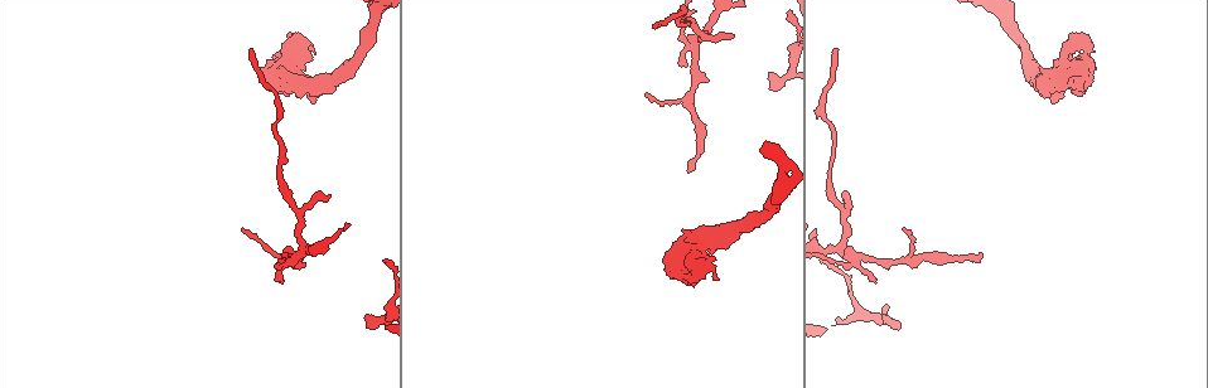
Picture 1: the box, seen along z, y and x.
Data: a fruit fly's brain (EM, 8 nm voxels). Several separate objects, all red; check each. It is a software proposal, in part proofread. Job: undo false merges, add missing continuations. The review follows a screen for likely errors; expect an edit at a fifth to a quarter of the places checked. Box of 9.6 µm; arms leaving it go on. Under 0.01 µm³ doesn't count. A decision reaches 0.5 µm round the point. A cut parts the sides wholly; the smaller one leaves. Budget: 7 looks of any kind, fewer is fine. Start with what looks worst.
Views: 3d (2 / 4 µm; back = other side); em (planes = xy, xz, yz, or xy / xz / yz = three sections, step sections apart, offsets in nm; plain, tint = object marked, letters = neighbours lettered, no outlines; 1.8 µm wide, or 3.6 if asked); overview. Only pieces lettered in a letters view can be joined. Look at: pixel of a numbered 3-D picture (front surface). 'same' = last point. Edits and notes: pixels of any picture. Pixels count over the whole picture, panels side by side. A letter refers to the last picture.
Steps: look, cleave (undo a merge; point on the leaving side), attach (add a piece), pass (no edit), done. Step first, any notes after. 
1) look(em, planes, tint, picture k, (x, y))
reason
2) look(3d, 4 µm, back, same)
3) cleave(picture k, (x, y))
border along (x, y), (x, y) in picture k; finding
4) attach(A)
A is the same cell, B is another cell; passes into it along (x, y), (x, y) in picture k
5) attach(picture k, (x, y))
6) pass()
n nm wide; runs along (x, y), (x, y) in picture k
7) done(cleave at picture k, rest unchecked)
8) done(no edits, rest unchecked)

look(em, yz, step 4, tint, picture 1, (366, 325))
free end

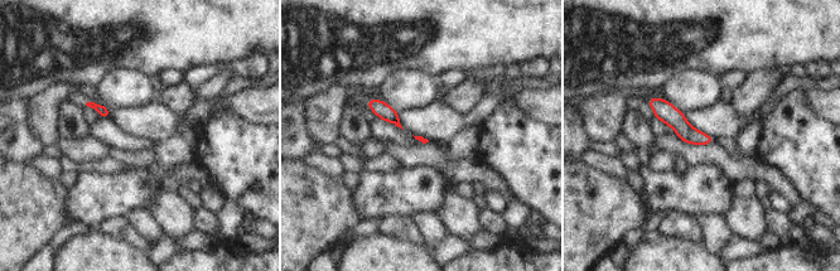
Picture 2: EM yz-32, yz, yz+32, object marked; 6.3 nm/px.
look(em, yz, step 4, letters, same)

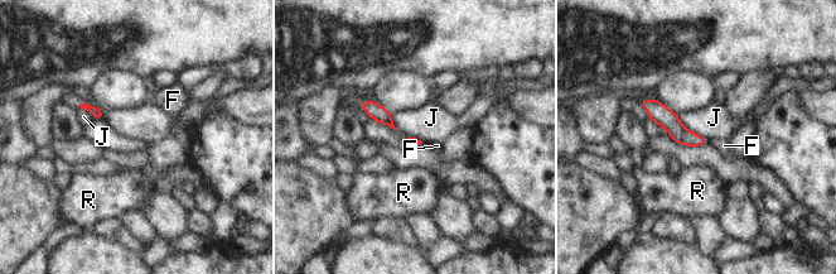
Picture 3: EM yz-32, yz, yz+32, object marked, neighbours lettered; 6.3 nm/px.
pass()
J touches over 260 nm; F, J and R are other cells; runs along (646, 102), (684, 136), (702, 140) in picture 3; no lettered piece goes on from it

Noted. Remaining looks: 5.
look(em, yz, step 4, tint, picture 1, (980, 253))
thin end

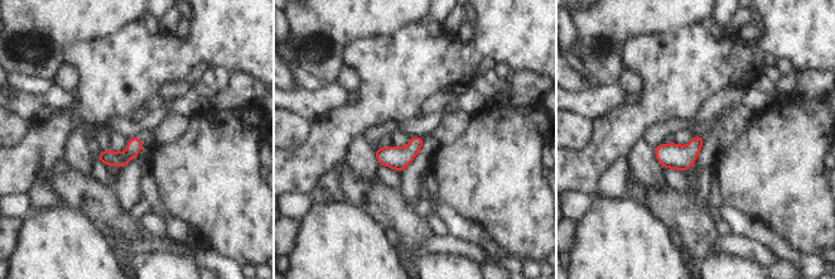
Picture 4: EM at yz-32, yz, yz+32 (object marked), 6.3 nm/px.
look(em, planes, letters, same)

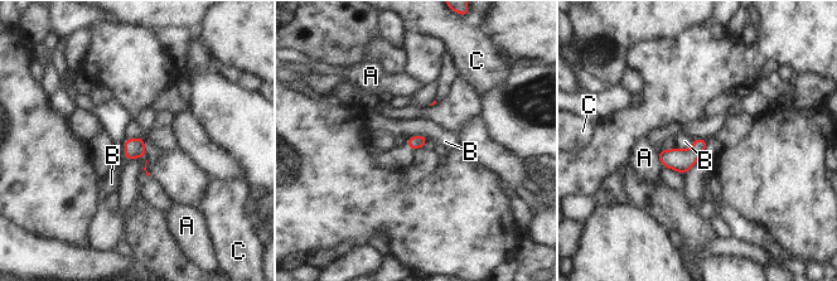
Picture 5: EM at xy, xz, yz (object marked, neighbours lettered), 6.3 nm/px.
pass()
A, B and C are other cells; border along (695, 139), (688, 148), (676, 148) in picture 5; none of them fits

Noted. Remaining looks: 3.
look(em, xz, step 8, letters, picture 1, (903, 227))
free end

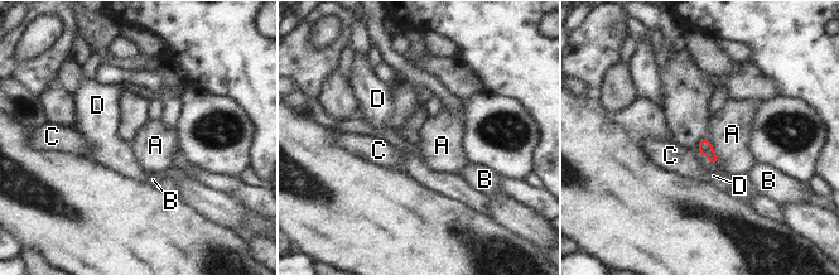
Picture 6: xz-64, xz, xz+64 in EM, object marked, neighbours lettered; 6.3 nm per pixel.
pass()
90 nm wide; A, B, C and D are other cells; border along (708, 139), (718, 158), (715, 165) in picture 6; no lettered piece goes on from it

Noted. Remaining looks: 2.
done(no edits, rest unchecked)

